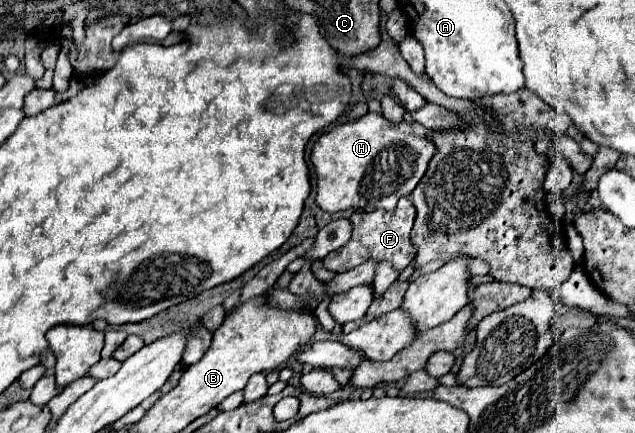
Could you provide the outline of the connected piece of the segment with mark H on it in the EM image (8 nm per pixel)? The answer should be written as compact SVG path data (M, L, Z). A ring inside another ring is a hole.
M366 113L356 121L336 125L334 129L322 133L320 139L314 143L310 155L318 183L316 205L326 213L338 213L346 209L374 211L396 207L400 197L410 195L414 191L414 187L426 173L432 155L436 153L434 143L426 135L428 131L418 123L392 123L378 113Z

